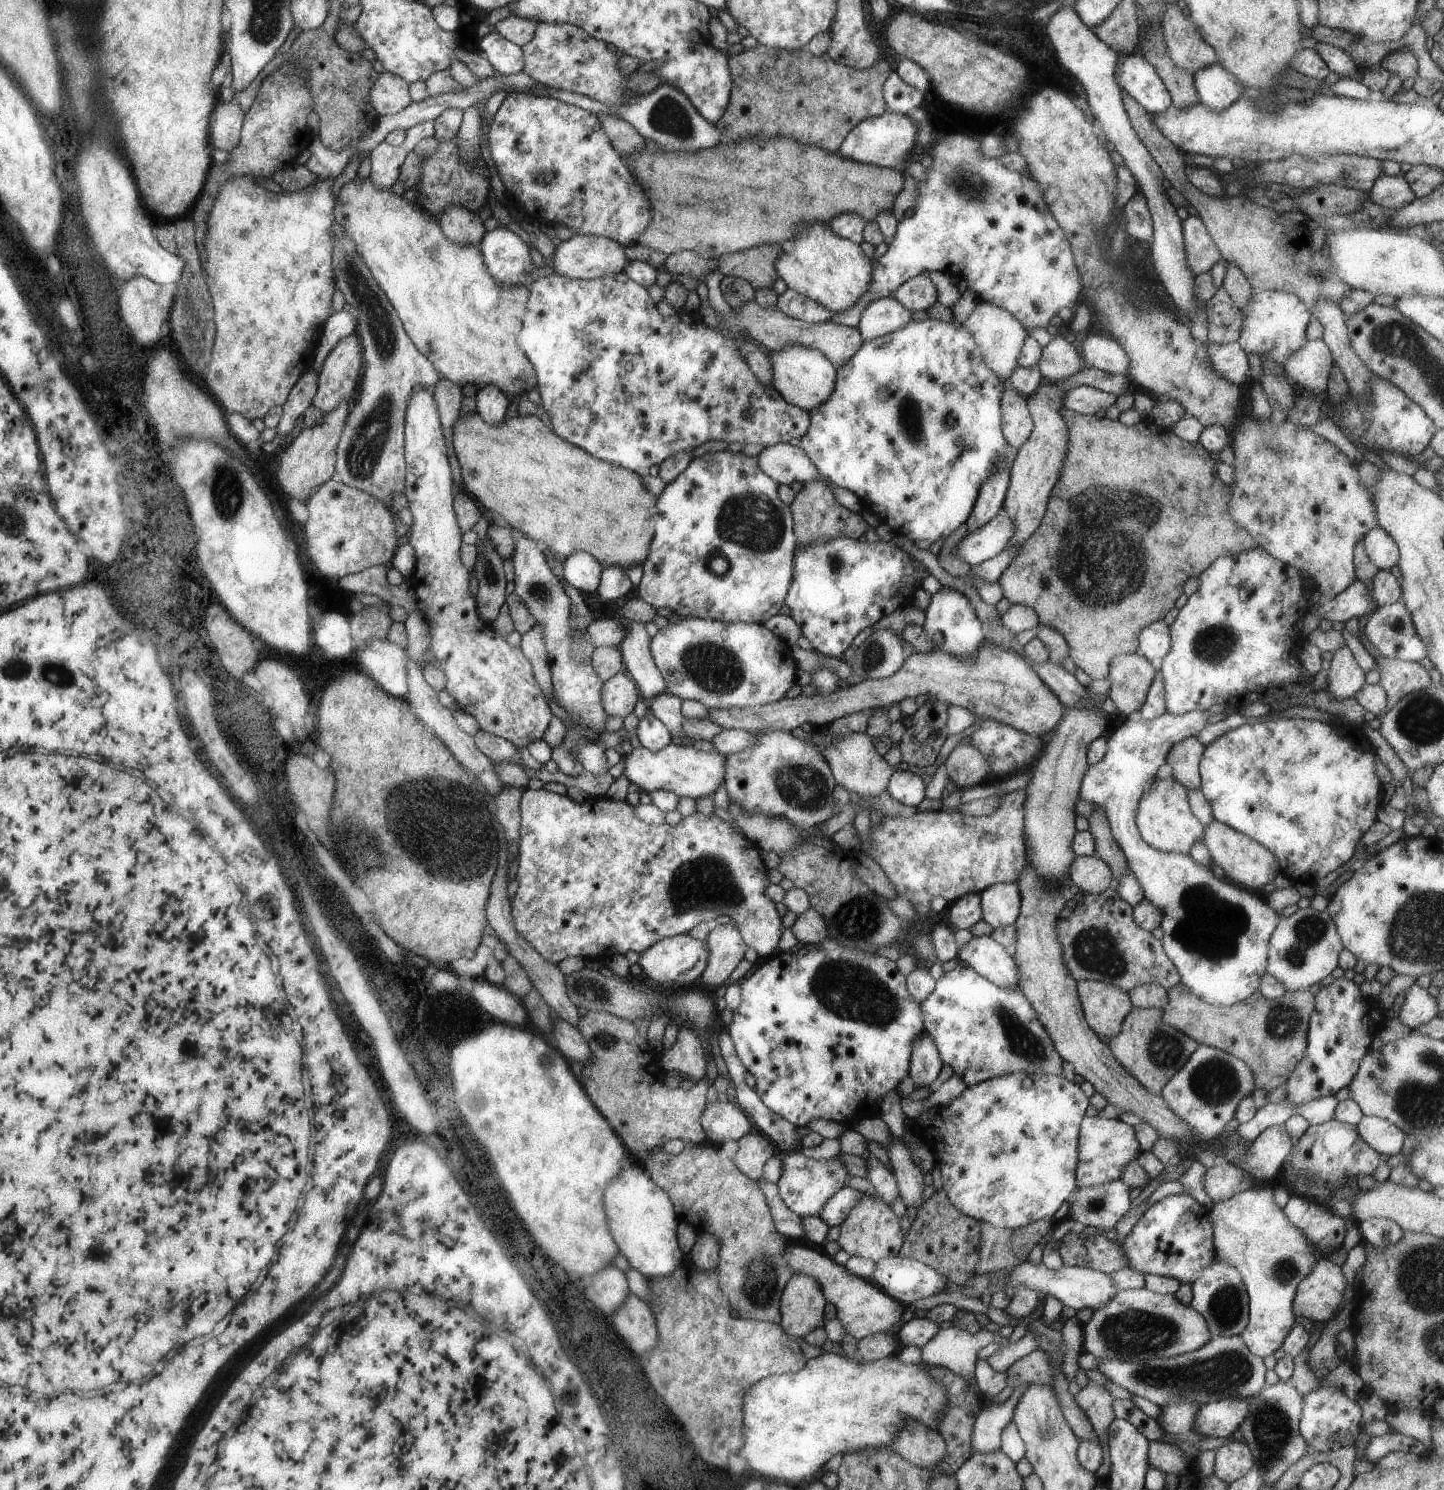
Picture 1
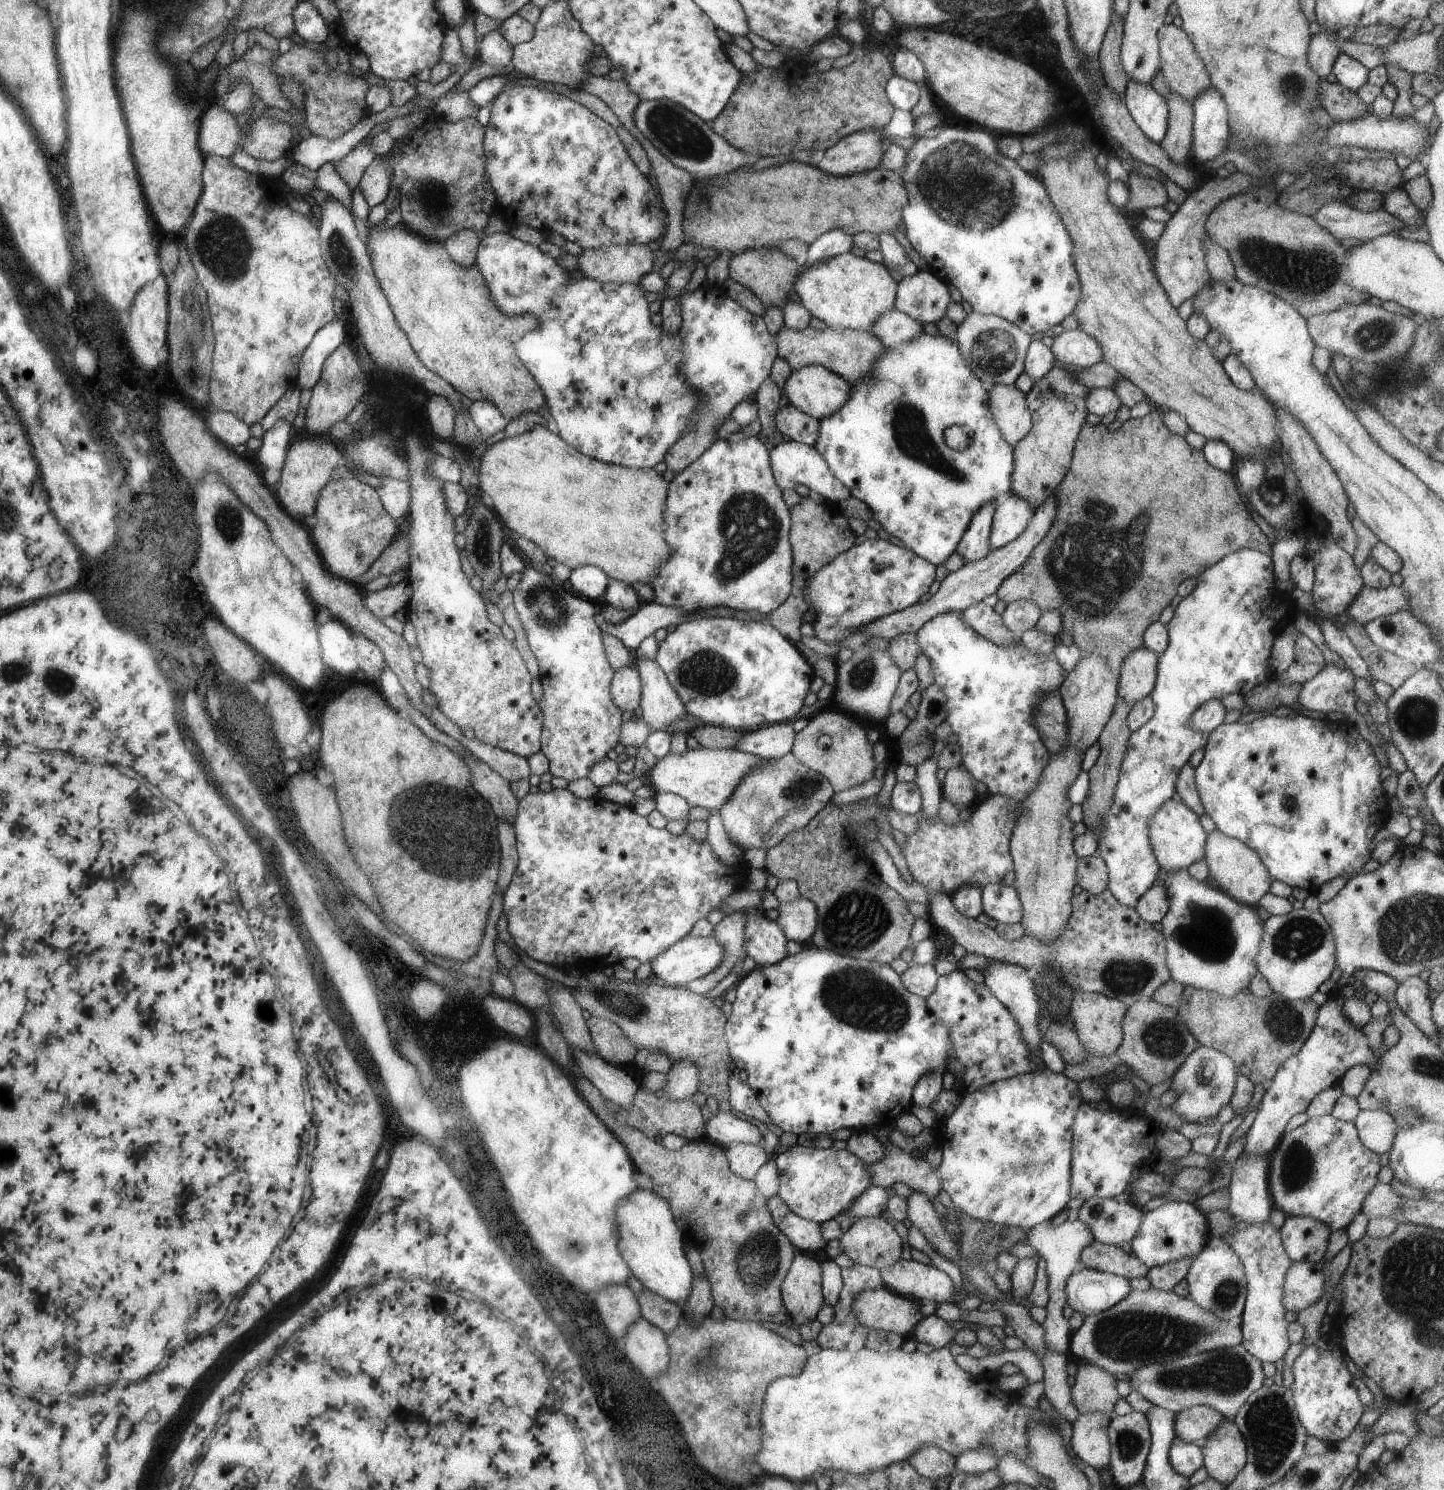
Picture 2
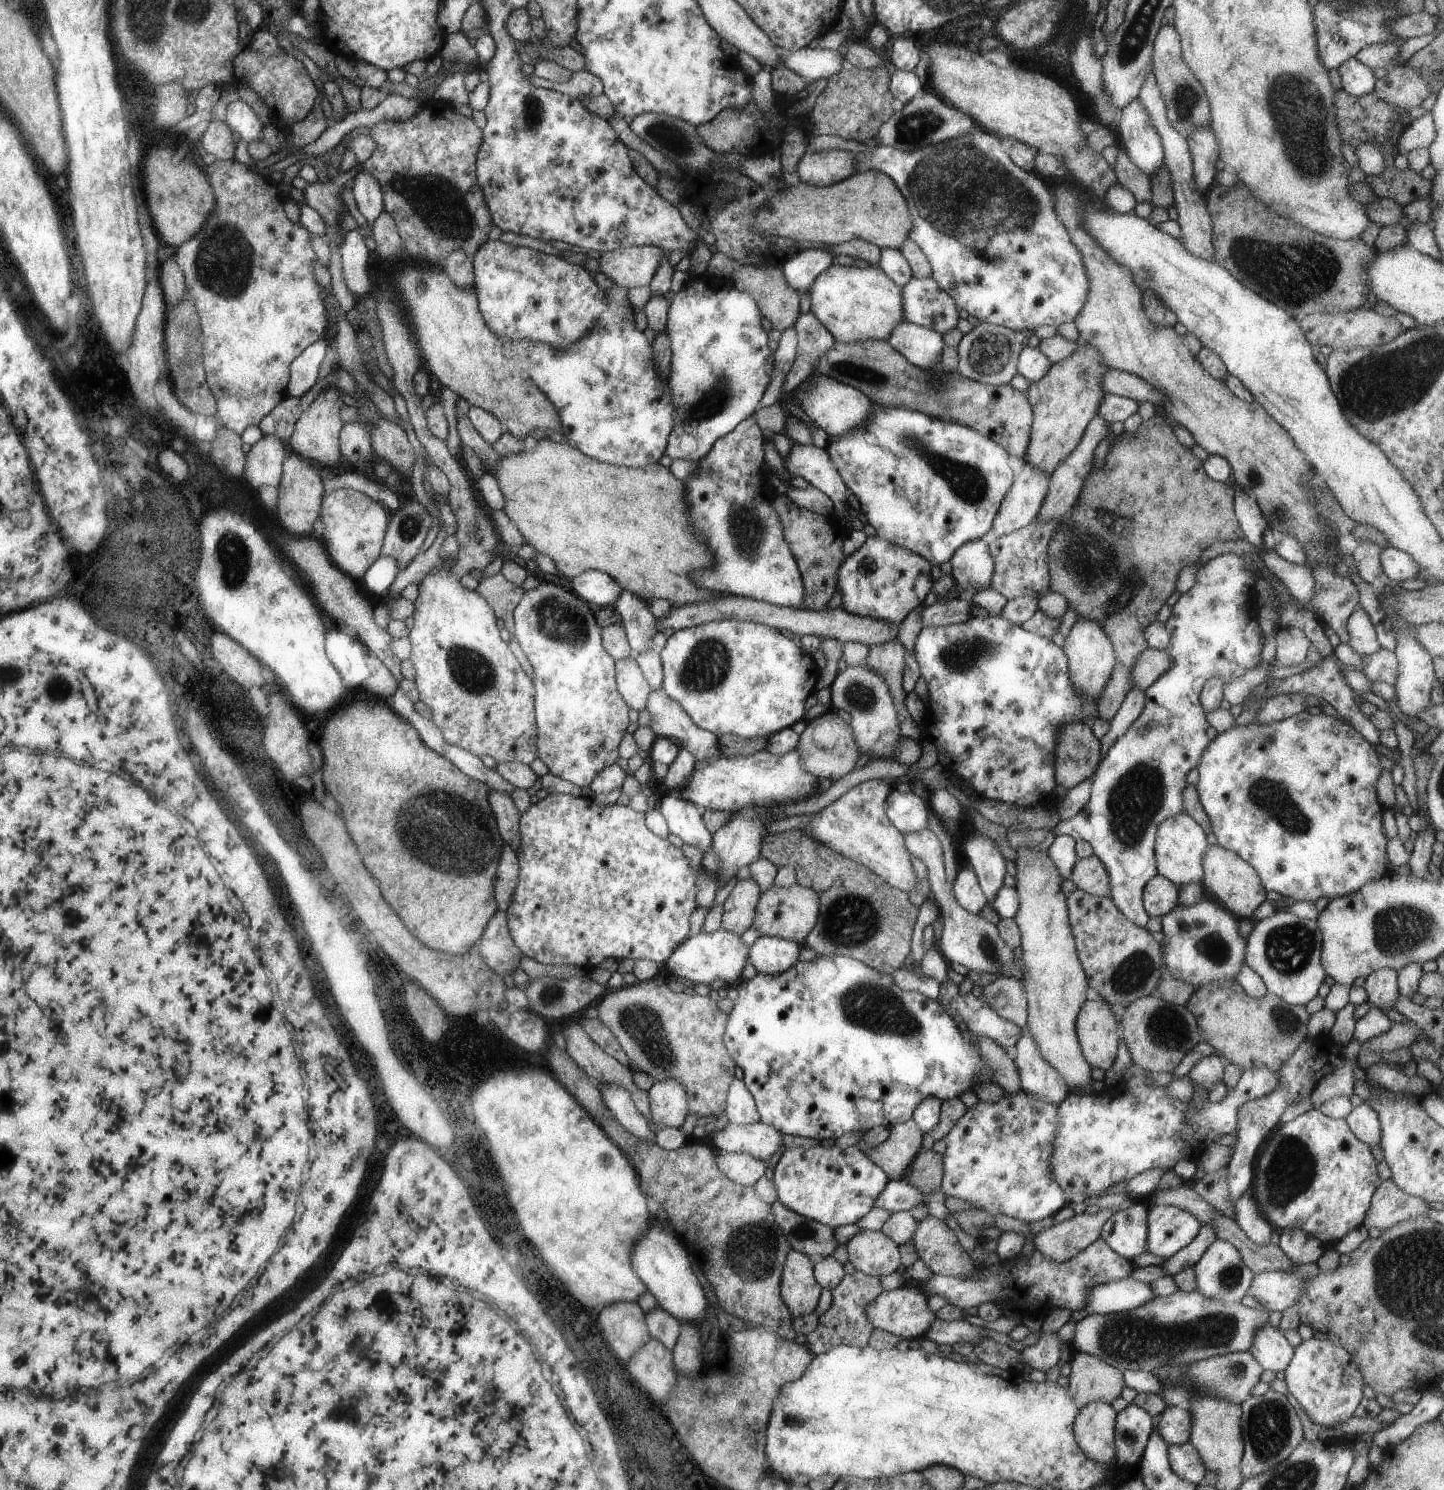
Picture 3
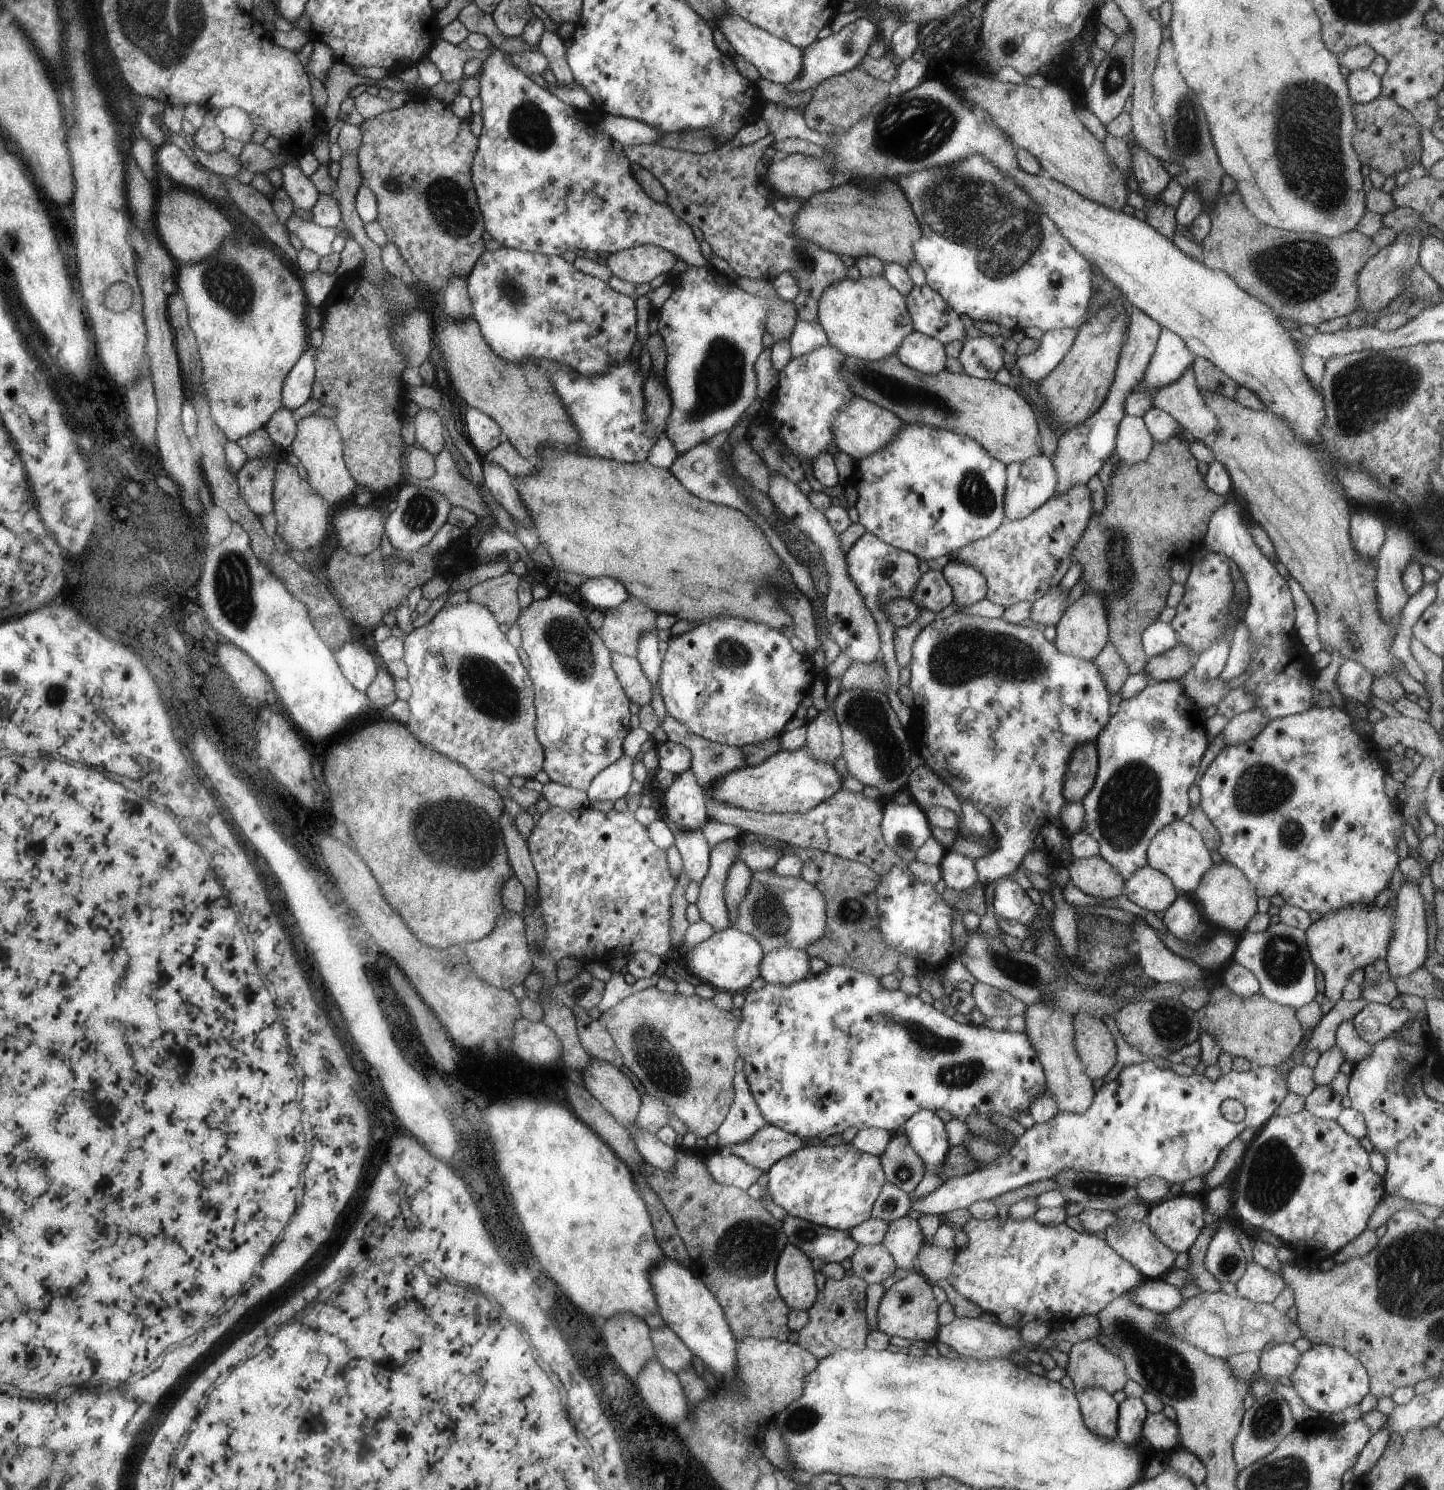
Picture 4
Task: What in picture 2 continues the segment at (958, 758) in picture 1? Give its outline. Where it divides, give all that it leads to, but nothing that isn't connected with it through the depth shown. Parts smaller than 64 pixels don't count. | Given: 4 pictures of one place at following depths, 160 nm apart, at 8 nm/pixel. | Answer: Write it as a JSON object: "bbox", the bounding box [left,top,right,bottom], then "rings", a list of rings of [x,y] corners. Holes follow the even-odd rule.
{"bbox":[942,765,976,808],"rings":[[[962,765],[952,768],[946,772],[942,780],[942,798],[948,800],[952,805],[960,808],[968,808],[976,798],[974,790],[975,779],[964,770]]]}

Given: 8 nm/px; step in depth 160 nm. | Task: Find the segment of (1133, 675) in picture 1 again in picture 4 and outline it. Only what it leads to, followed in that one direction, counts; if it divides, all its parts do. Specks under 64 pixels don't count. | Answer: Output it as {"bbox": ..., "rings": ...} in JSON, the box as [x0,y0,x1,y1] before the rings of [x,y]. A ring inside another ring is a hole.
{"bbox":[1143,644,1196,682],"rings":[[[1178,644],[1164,654],[1149,657],[1143,673],[1151,682],[1178,680],[1191,672],[1195,660],[1196,658],[1188,647]]]}

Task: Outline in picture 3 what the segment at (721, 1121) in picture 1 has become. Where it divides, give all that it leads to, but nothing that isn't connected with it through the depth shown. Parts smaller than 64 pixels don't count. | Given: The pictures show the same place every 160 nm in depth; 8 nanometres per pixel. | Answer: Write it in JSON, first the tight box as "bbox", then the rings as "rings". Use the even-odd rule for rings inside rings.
{"bbox":[711,1121,782,1161],"rings":[[[762,1121],[748,1123],[747,1125],[733,1125],[728,1123],[722,1130],[714,1131],[711,1134],[714,1146],[722,1153],[746,1153],[754,1158],[768,1161],[771,1156],[780,1149],[782,1145],[782,1133],[778,1132],[773,1126],[768,1126]]]}

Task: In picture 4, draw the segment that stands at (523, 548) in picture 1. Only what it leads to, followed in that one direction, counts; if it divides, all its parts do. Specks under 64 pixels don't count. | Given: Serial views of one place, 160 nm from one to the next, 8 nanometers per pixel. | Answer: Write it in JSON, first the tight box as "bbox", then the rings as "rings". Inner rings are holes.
{"bbox":[517,593,630,791],"rings":[[[549,593],[540,600],[532,601],[527,609],[521,609],[517,620],[521,630],[521,648],[531,671],[536,691],[536,730],[542,743],[546,760],[543,770],[549,780],[581,791],[590,788],[591,782],[607,766],[624,755],[624,738],[630,732],[630,708],[626,689],[615,673],[611,652],[602,644],[598,632],[591,625],[582,608],[562,594]],[[584,742],[604,742],[600,754],[586,750]]]}

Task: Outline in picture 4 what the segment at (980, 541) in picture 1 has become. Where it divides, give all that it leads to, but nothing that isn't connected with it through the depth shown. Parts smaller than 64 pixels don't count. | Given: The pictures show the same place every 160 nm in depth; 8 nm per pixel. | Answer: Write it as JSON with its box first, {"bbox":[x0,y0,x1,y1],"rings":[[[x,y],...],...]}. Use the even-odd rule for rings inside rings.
{"bbox":[1003,453,1056,521],"rings":[[[1042,453],[1019,463],[1007,465],[1003,500],[1006,518],[1017,521],[1030,516],[1056,492],[1056,469]]]}

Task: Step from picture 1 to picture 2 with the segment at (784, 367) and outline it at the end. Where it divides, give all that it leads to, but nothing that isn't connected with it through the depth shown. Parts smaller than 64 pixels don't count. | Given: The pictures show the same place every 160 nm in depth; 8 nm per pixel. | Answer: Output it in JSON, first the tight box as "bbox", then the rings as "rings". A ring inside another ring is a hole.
{"bbox":[784,366,852,422],"rings":[[[804,366],[784,384],[789,404],[821,422],[848,402],[850,392],[852,386],[824,366]]]}

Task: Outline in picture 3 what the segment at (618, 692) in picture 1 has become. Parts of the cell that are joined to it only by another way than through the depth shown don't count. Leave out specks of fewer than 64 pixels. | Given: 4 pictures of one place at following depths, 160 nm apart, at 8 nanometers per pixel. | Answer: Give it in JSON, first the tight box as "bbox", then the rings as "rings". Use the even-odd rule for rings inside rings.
{"bbox":[616,656,651,710],"rings":[[[634,656],[616,662],[618,689],[634,710],[645,708],[651,688]]]}

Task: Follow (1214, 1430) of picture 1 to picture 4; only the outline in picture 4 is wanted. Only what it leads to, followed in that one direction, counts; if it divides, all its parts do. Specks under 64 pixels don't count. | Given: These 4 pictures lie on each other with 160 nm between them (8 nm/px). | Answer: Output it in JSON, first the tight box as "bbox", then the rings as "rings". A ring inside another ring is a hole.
{"bbox":[1143,1412,1179,1454],"rings":[[[1163,1412],[1149,1413],[1143,1422],[1143,1438],[1146,1438],[1160,1454],[1168,1454],[1172,1449],[1179,1446],[1178,1433],[1177,1422],[1167,1418]]]}

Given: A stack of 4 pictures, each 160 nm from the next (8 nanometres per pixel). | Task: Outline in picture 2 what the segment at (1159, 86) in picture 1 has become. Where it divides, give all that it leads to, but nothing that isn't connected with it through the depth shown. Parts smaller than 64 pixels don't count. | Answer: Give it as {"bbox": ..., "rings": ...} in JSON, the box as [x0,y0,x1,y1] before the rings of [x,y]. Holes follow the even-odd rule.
{"bbox":[1124,80,1168,144],"rings":[[[1129,80],[1124,101],[1128,113],[1134,124],[1142,130],[1142,134],[1150,142],[1160,144],[1168,127],[1168,106],[1164,98],[1151,85],[1144,86],[1140,82]]]}

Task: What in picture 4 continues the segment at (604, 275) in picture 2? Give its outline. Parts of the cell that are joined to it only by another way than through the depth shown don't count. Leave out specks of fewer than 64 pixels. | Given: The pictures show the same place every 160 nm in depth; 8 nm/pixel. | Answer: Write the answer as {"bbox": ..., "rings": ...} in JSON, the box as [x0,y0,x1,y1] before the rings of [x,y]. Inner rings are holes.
{"bbox":[607,245,678,285],"rings":[[[640,245],[612,253],[607,266],[614,277],[633,285],[654,280],[662,273],[668,273],[678,261],[678,256],[654,245]]]}

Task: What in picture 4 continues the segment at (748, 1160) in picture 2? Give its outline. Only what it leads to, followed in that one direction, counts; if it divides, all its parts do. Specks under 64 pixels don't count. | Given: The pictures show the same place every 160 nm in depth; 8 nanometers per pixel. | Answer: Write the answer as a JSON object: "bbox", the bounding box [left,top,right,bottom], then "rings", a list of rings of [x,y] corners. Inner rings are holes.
{"bbox":[708,1149,763,1191],"rings":[[[719,1149],[708,1158],[708,1170],[716,1182],[747,1191],[763,1173],[763,1170],[750,1166],[739,1156]]]}

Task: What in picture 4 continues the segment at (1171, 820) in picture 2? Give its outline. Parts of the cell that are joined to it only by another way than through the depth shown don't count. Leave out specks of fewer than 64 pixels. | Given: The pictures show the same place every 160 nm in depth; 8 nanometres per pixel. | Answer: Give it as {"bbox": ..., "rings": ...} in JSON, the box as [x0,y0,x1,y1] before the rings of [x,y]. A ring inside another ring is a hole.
{"bbox":[1147,819,1213,894],"rings":[[[1182,819],[1165,826],[1152,837],[1147,848],[1147,864],[1170,878],[1178,893],[1192,894],[1205,872],[1213,865],[1212,852],[1206,846],[1200,831],[1188,819]]]}

